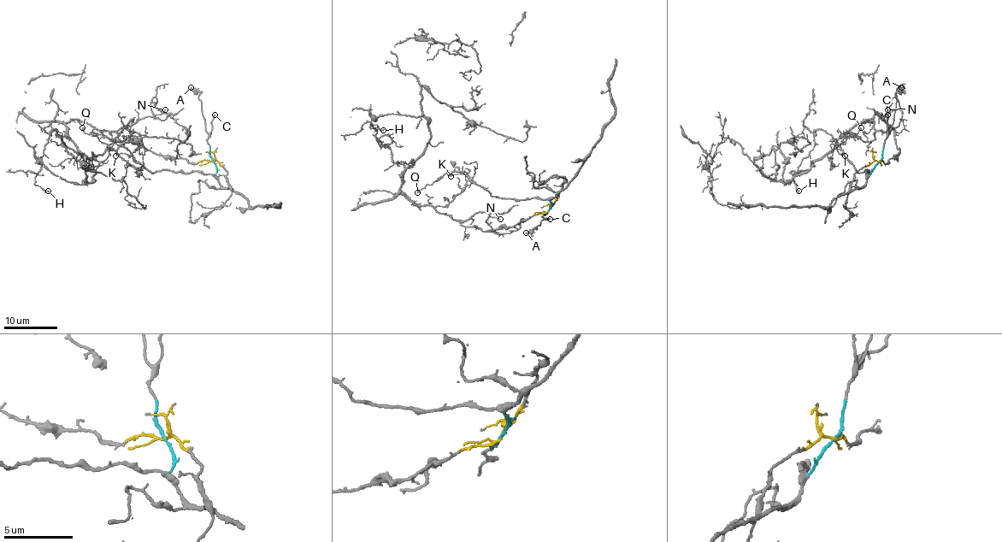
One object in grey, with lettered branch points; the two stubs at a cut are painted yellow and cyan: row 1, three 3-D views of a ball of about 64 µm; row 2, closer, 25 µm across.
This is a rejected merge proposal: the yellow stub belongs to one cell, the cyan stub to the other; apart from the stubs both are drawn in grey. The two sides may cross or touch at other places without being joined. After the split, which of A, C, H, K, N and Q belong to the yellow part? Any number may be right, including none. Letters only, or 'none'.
H, N

